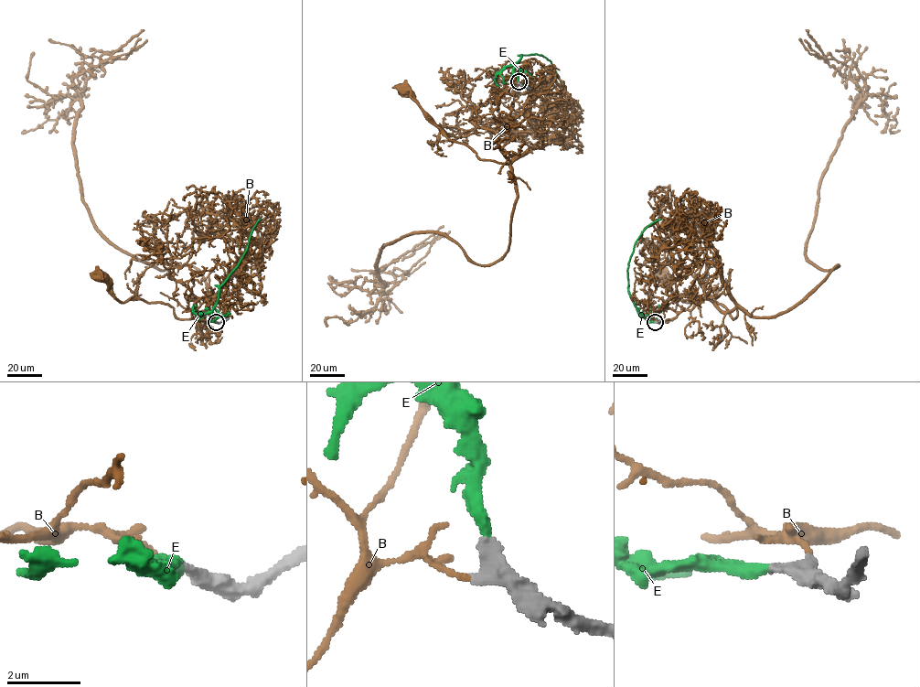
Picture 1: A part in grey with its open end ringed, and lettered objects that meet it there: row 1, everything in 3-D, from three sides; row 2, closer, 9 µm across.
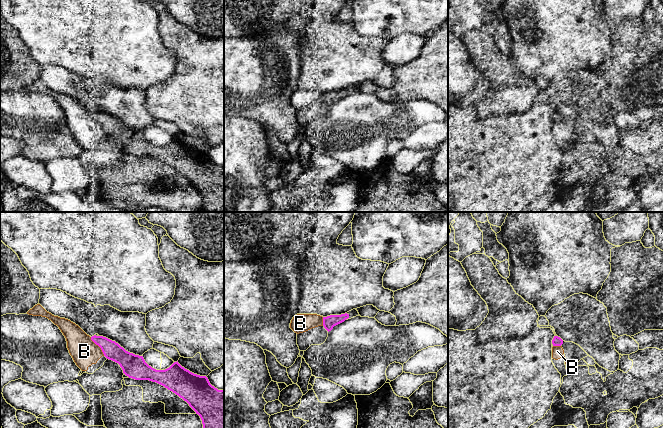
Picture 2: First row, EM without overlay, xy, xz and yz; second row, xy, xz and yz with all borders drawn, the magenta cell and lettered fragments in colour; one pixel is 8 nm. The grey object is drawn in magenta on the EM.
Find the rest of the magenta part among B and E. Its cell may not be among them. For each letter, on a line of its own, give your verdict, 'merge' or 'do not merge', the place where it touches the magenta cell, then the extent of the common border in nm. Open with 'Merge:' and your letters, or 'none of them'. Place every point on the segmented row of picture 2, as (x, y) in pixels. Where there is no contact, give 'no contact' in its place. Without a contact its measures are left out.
Merge: E
B: do not merge; contact xy (98, 345); length 190 nm
E: merge; no contact

